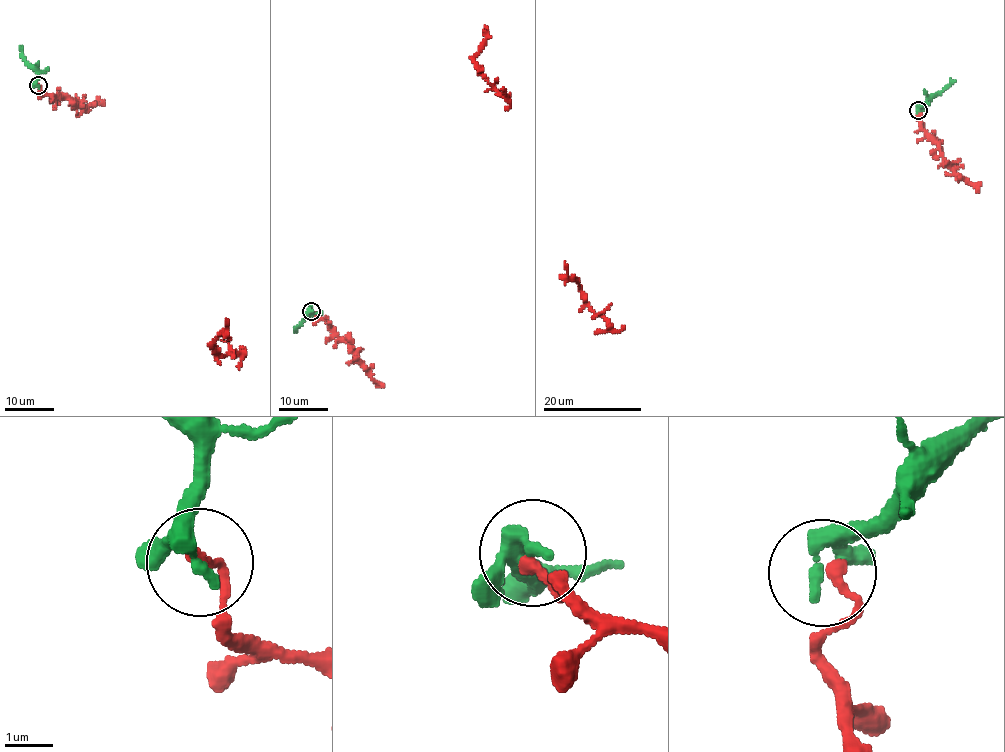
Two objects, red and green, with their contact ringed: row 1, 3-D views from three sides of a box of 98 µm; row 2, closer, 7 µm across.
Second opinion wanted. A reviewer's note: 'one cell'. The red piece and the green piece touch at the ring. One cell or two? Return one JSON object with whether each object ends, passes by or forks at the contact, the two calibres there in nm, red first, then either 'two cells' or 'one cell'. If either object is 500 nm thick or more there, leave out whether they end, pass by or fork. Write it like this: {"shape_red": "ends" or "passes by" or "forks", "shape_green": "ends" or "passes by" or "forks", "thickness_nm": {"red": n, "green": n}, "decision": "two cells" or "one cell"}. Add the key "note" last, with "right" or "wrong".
{"shape_red": "ends", "shape_green": "passes by", "thickness_nm": {"red": 240, "green": 240}, "decision": "two cells", "note": "wrong"}

